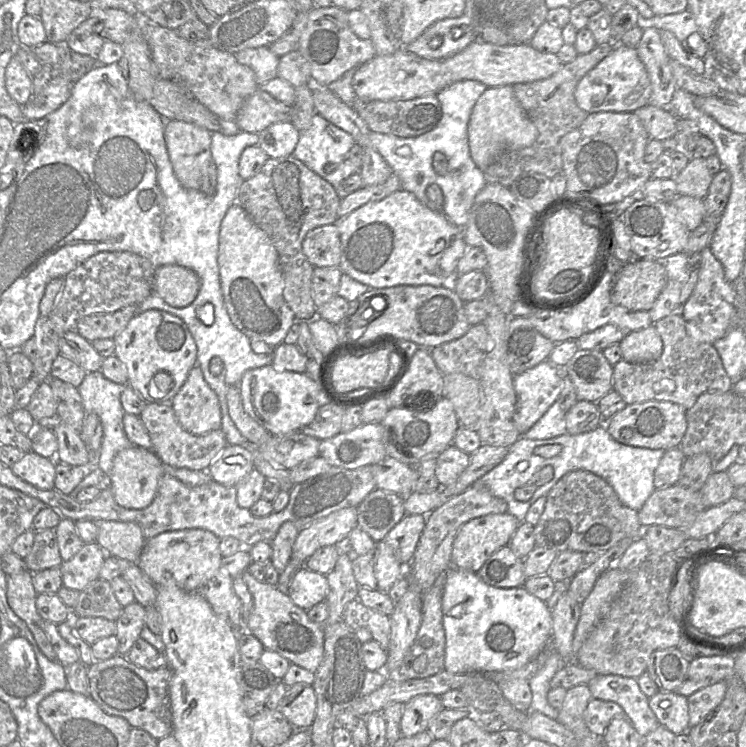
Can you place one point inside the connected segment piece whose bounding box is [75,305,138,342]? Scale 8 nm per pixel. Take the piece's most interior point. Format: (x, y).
(101, 325)

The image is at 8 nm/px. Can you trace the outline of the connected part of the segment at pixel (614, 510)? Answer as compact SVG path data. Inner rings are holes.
M584 469L565 474L546 495L544 510L534 525L535 546L555 551L606 551L624 538L638 538L644 530L638 511L621 503L600 476Z

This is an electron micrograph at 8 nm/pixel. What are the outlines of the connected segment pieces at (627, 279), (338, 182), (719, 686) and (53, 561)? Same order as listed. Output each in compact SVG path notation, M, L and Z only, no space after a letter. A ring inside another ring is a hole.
M631 261L615 276L613 304L629 311L649 311L667 284L664 266L655 261Z
M318 113L314 114L310 127L299 132L299 140L292 155L330 183L339 198L346 197L346 192L342 186L343 181L360 171L360 168L349 159L349 151L356 144L355 139L348 132L331 124ZM327 163L336 163L338 168L332 173L326 173L324 167Z
M720 681L687 697L690 727L702 722L722 702L727 688L727 682Z
M54 529L35 531L31 551L24 562L31 573L60 566L62 559Z

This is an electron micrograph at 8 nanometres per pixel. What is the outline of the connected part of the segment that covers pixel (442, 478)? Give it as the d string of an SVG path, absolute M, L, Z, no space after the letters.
M449 445L436 456L435 475L440 487L453 484L468 467L470 455Z

